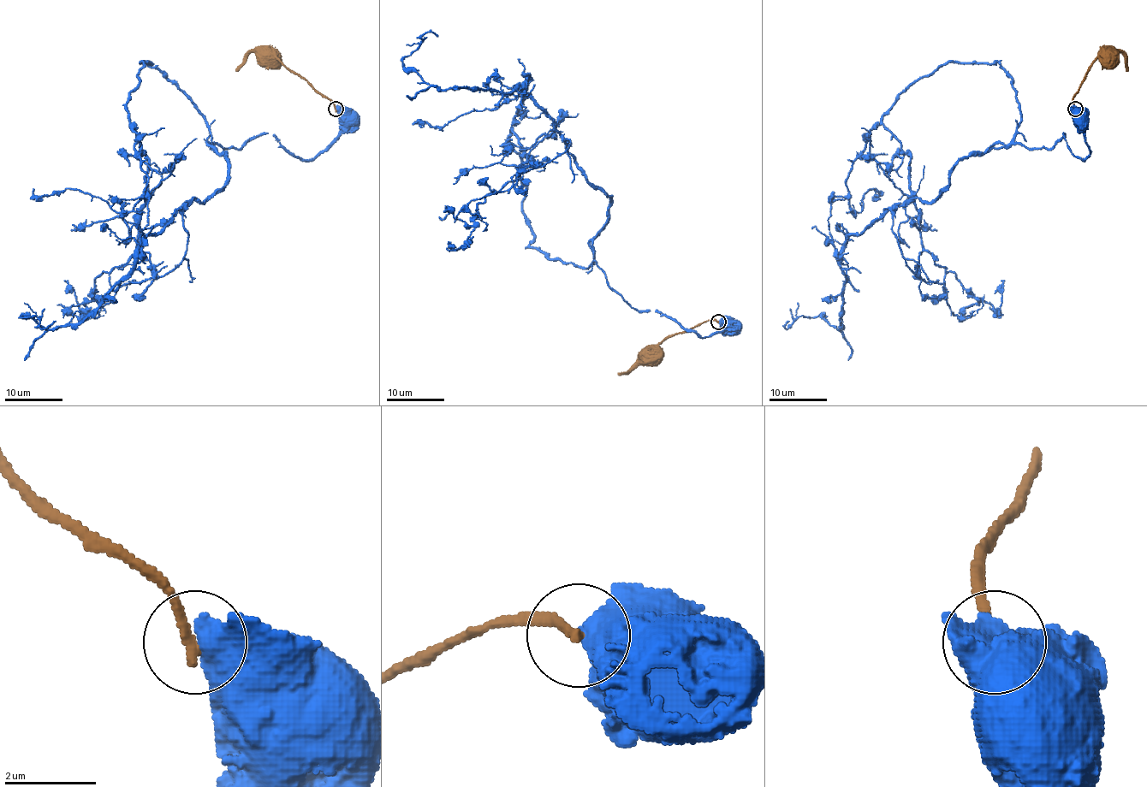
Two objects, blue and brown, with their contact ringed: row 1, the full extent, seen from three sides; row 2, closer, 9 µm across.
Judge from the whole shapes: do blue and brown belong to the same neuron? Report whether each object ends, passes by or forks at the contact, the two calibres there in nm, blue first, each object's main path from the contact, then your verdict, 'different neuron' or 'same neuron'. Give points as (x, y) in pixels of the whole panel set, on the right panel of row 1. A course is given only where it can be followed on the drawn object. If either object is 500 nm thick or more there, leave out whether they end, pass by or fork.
calibres 850 and 240 nm; course blue (1074, 108), (1083, 160), (1063, 133), (962, 156), (930, 202), (846, 239), (839, 328), (789, 321); course brown (1074, 109), (1073, 97), (1088, 68), (1105, 50), (1111, 50), (1112, 56); different neuron

